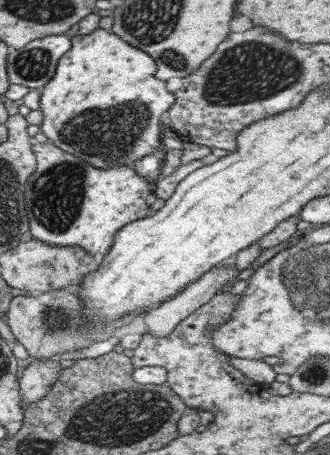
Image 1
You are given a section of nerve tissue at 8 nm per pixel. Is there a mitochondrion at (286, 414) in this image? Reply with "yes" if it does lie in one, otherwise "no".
no

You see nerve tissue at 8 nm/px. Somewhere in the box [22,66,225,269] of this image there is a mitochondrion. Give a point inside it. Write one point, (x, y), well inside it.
(109, 133)

